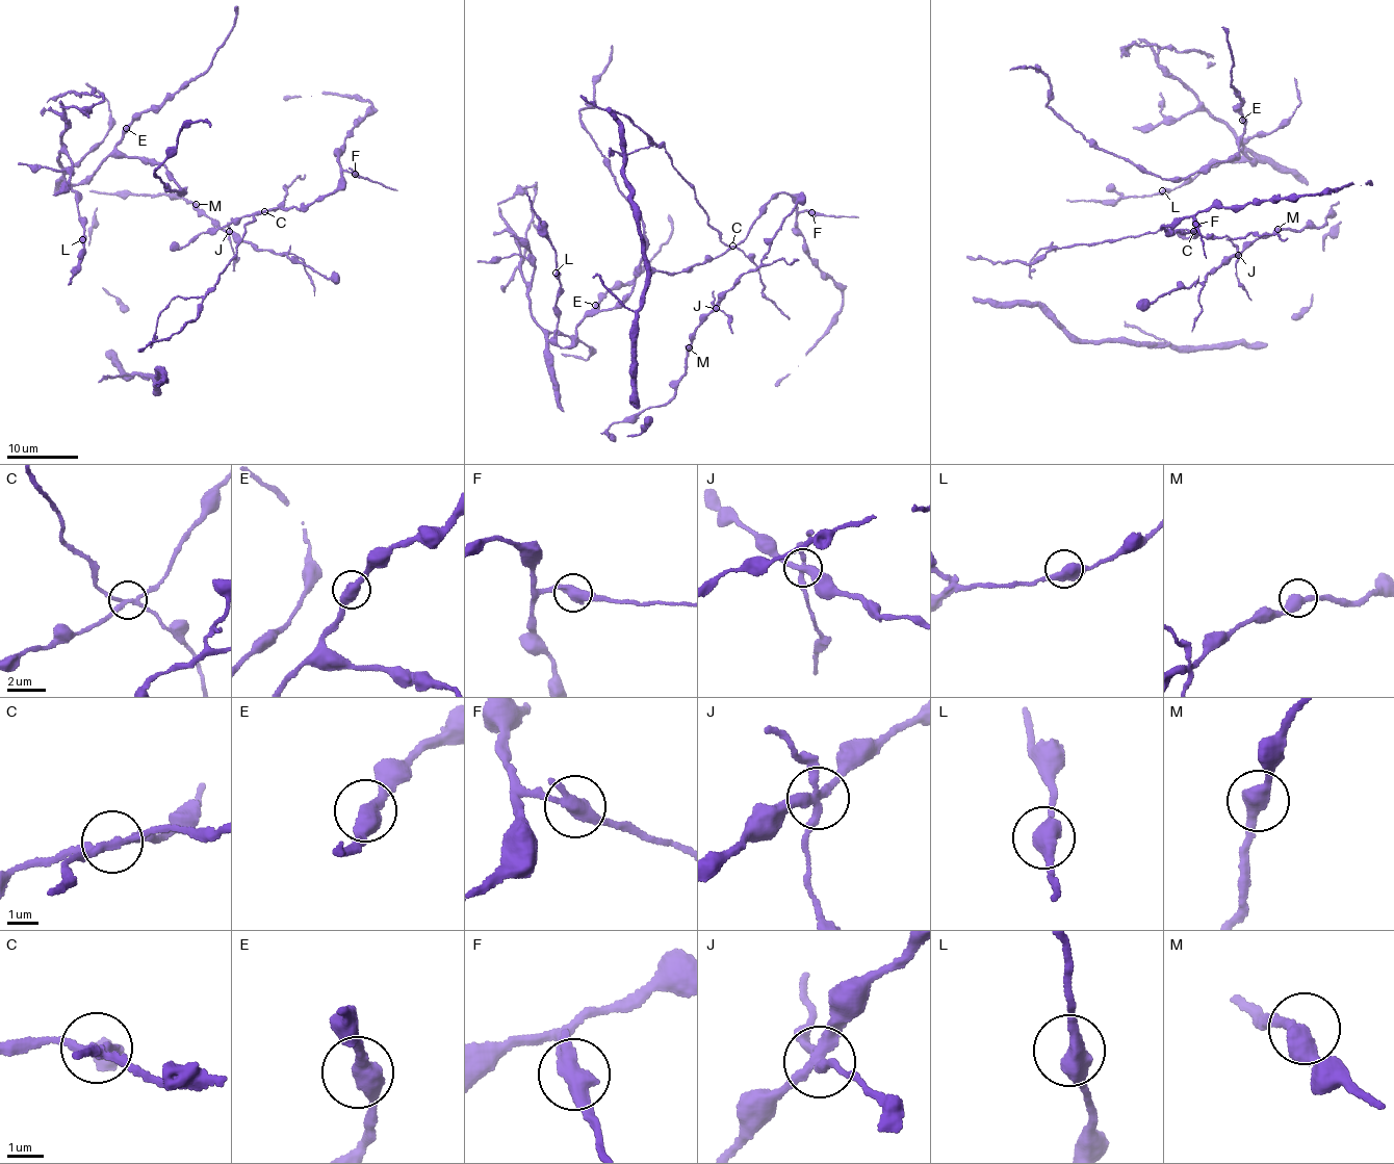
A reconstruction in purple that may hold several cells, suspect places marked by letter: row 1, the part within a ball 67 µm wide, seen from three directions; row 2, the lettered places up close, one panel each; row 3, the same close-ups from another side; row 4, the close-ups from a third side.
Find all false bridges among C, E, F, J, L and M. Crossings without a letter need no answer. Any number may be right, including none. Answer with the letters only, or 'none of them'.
C, F, J

